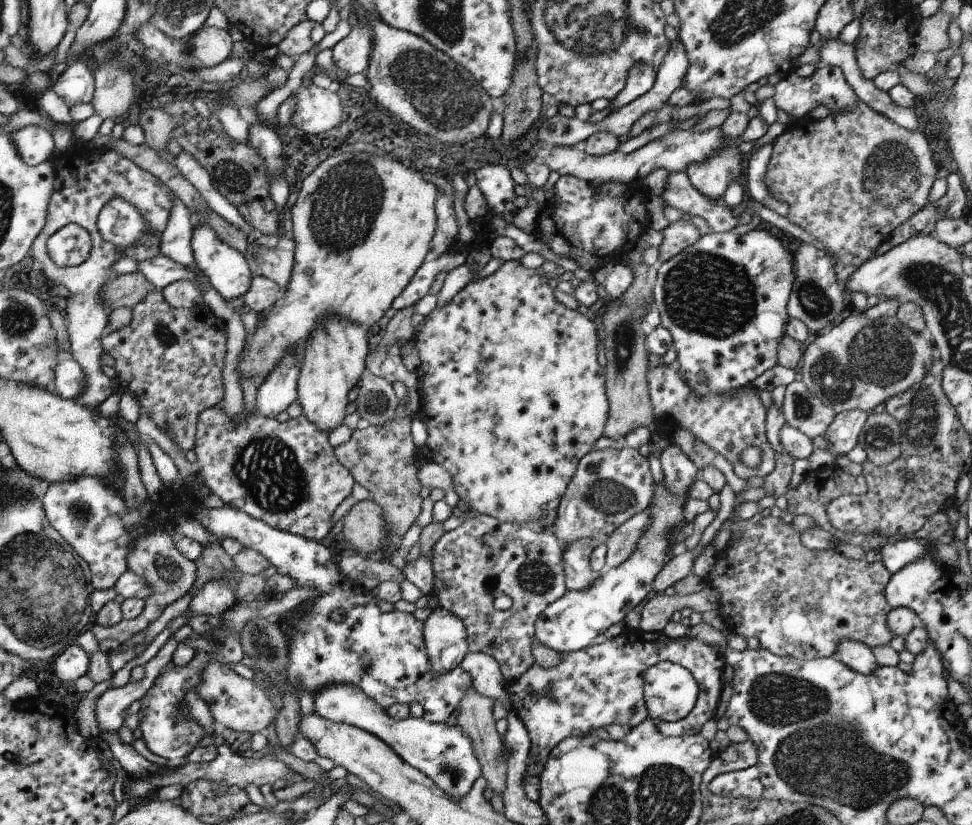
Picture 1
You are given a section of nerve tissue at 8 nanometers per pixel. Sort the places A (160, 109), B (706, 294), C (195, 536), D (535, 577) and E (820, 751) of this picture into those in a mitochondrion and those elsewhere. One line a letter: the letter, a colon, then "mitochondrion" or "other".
A: other
B: mitochondrion
C: other
D: mitochondrion
E: mitochondrion

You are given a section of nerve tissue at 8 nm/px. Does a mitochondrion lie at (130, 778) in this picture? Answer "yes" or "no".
no

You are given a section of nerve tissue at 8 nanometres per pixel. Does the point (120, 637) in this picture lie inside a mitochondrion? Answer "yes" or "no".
no

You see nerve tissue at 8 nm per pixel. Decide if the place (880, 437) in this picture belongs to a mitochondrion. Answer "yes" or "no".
yes

